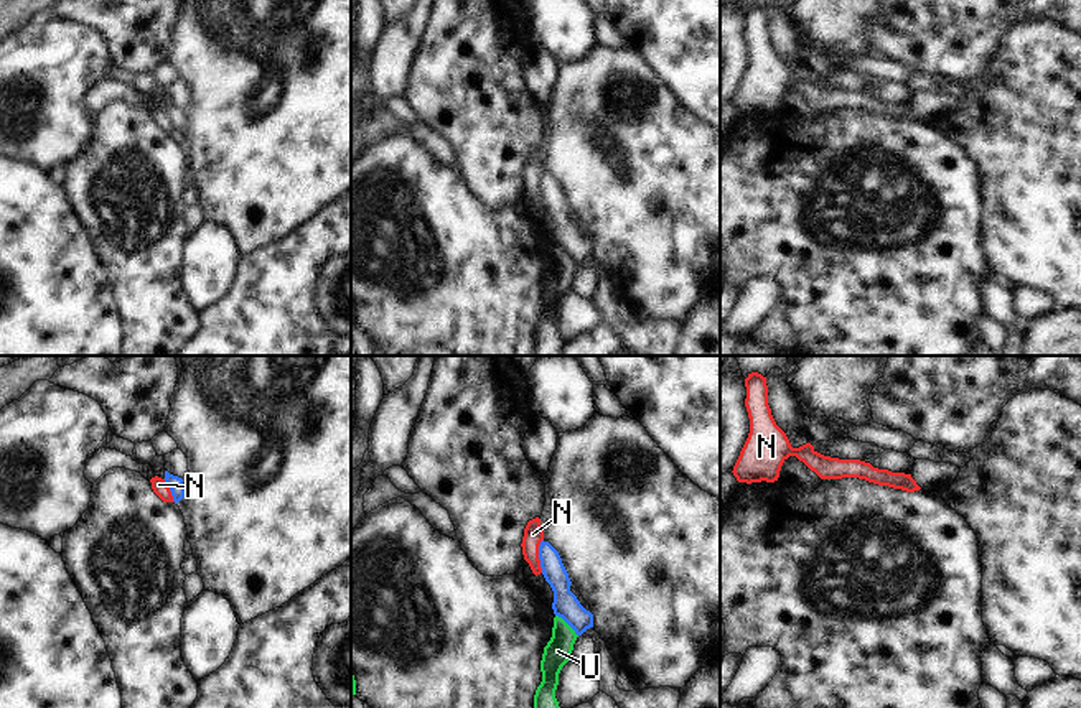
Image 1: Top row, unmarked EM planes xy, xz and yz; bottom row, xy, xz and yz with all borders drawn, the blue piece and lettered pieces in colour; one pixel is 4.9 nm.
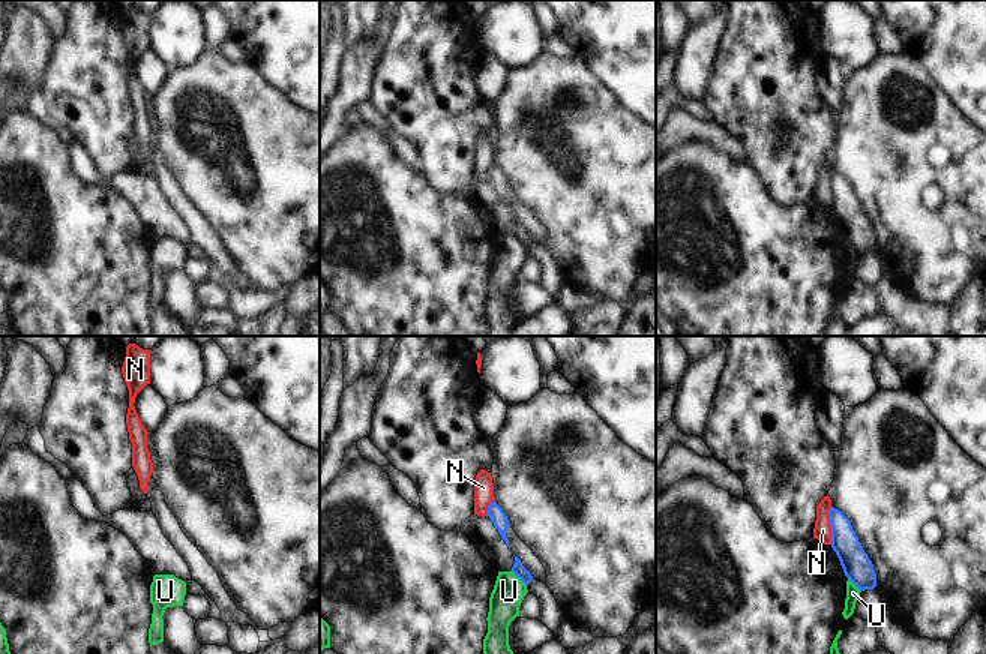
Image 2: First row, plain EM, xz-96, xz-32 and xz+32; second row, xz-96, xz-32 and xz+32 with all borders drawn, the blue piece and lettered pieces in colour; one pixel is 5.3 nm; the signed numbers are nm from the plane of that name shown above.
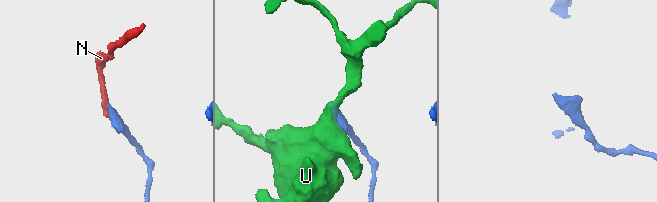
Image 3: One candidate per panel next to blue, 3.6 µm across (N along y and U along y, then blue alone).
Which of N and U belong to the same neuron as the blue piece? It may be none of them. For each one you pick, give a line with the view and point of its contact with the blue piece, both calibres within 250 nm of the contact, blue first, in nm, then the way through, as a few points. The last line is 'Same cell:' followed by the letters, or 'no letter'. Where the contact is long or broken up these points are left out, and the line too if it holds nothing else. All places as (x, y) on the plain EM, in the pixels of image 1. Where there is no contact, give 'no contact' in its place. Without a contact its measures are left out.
Same cell: no letter

